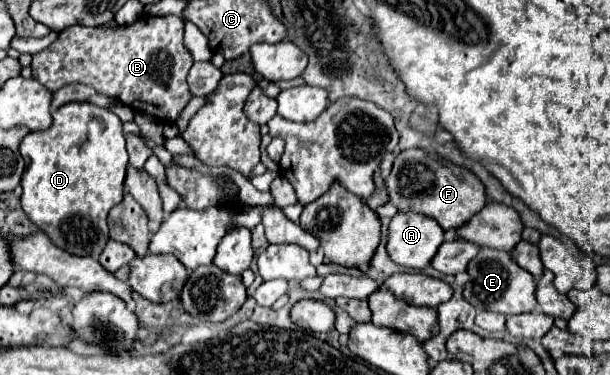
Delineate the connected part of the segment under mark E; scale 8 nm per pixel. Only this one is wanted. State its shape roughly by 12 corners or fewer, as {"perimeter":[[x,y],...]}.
{"perimeter":[[480,249],[464,299],[502,315],[536,309],[534,277]]}

